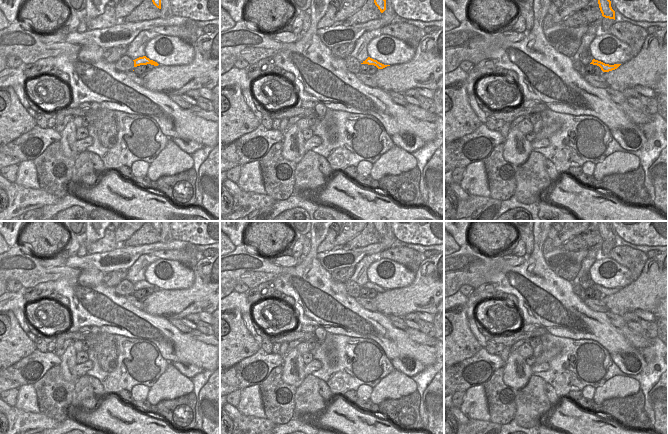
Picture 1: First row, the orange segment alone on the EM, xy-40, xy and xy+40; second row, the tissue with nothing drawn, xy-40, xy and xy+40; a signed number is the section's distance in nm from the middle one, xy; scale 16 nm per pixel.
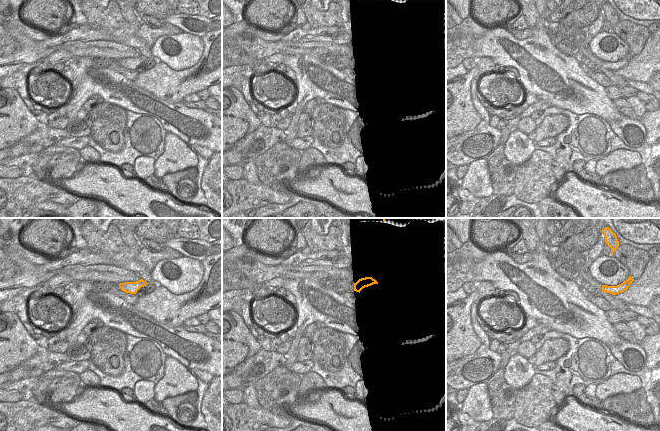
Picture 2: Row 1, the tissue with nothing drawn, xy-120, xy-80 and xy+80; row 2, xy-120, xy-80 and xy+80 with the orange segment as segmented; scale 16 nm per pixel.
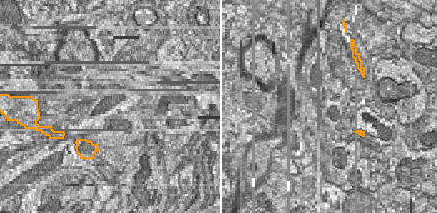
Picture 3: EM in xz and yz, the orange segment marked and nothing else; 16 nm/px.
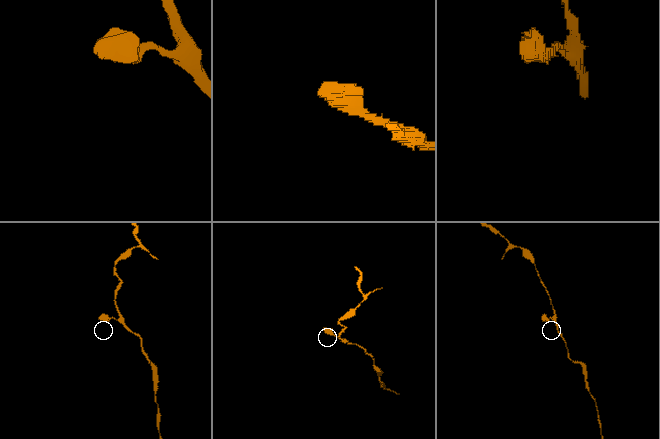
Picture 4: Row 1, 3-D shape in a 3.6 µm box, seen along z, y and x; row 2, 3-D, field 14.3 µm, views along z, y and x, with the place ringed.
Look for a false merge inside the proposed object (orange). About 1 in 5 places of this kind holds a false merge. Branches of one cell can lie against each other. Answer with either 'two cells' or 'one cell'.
one cell

